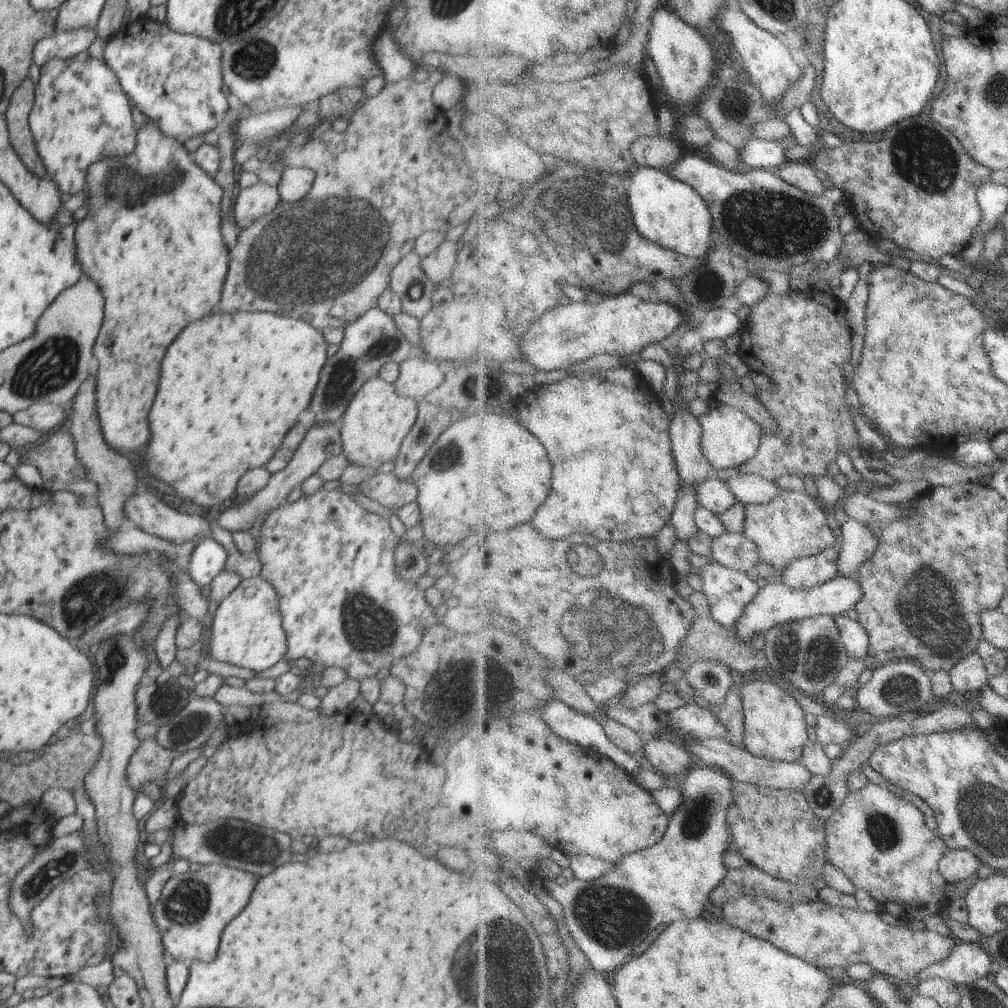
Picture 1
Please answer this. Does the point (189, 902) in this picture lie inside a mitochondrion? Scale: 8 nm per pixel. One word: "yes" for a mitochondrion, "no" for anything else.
yes

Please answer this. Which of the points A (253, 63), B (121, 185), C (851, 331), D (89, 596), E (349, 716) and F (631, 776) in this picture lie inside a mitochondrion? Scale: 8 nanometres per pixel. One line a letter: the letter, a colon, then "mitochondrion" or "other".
A: mitochondrion
B: mitochondrion
C: other
D: mitochondrion
E: other
F: other

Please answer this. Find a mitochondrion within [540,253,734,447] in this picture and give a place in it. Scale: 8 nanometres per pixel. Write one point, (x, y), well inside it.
(710, 287)

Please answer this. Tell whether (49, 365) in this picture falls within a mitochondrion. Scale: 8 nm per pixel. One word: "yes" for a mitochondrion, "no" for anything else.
yes

